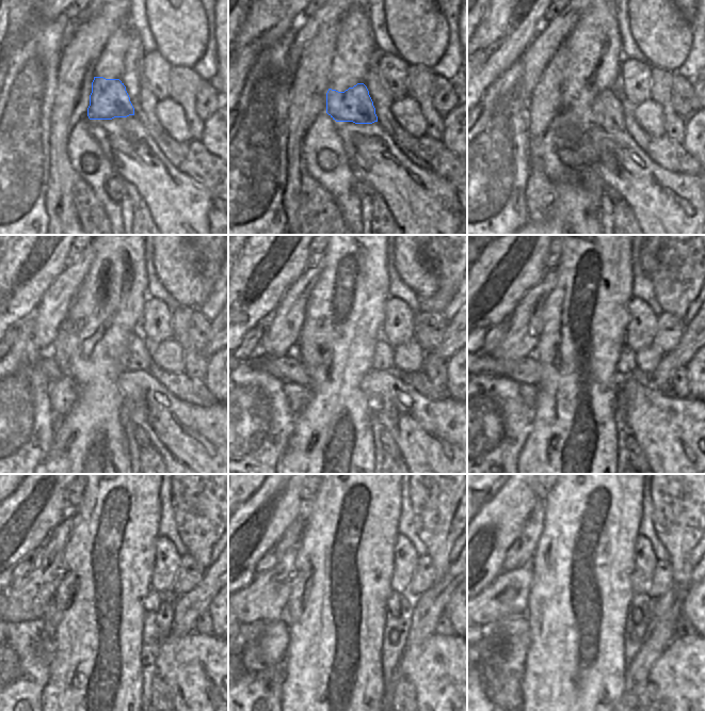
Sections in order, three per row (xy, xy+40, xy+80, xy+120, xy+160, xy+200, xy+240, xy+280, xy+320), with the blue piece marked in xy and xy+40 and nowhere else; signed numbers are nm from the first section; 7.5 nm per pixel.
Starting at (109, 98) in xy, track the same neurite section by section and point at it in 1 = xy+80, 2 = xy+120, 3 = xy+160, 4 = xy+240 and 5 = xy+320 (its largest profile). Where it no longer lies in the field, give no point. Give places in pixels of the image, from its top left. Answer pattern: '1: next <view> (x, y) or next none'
1: next xy+80 (606, 109)
2: next xy+120 (139, 349)
3: next xy+160 (383, 358)
4: next xy+240 (151, 602)
5: next xy+320 (637, 614)

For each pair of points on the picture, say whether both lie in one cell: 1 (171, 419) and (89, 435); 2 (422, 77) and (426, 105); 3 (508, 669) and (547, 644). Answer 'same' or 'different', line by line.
1: different
2: same
3: different

